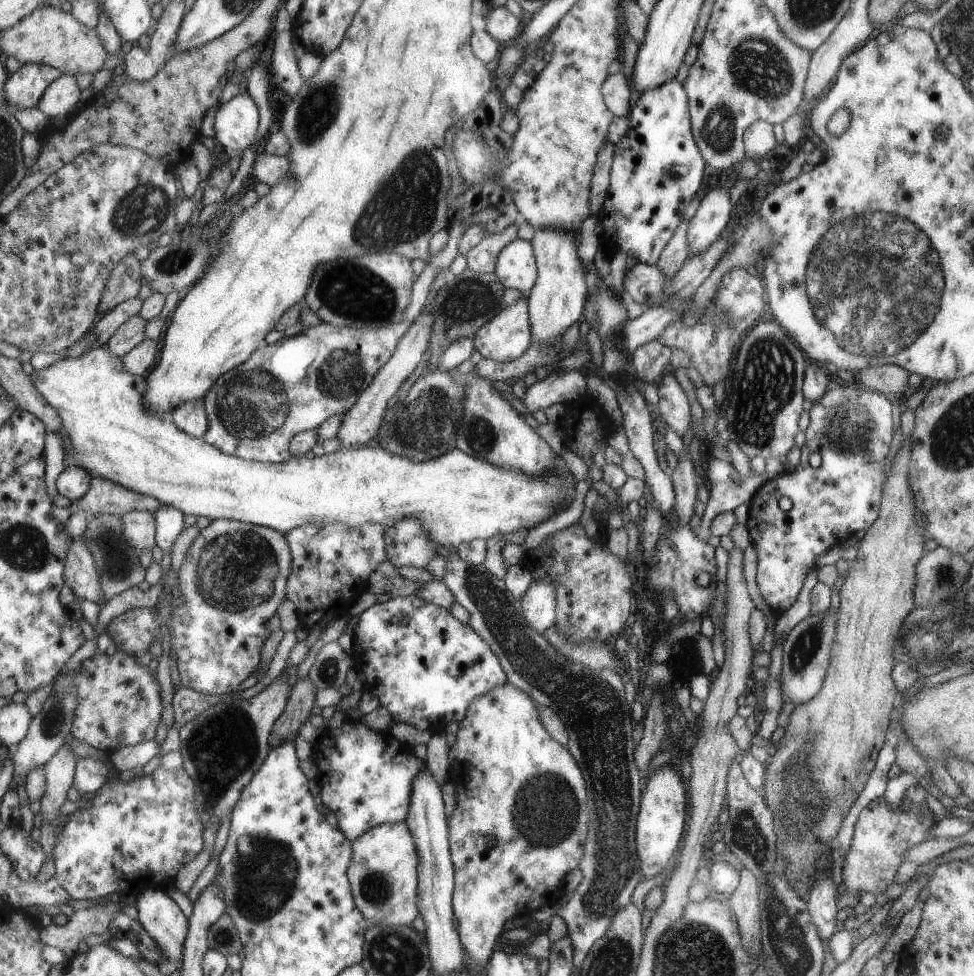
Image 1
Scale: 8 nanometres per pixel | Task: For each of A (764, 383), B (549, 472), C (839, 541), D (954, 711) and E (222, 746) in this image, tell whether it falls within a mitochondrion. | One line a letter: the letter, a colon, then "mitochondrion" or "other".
A: mitochondrion
B: other
C: other
D: other
E: mitochondrion

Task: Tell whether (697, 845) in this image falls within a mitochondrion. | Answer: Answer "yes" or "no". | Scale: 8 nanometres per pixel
no

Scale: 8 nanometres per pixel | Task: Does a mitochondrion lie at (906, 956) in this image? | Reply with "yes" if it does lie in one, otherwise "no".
no

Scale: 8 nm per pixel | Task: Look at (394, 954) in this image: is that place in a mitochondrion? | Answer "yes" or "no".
yes

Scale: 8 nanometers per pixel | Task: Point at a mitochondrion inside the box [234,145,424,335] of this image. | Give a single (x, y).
(359, 294)

